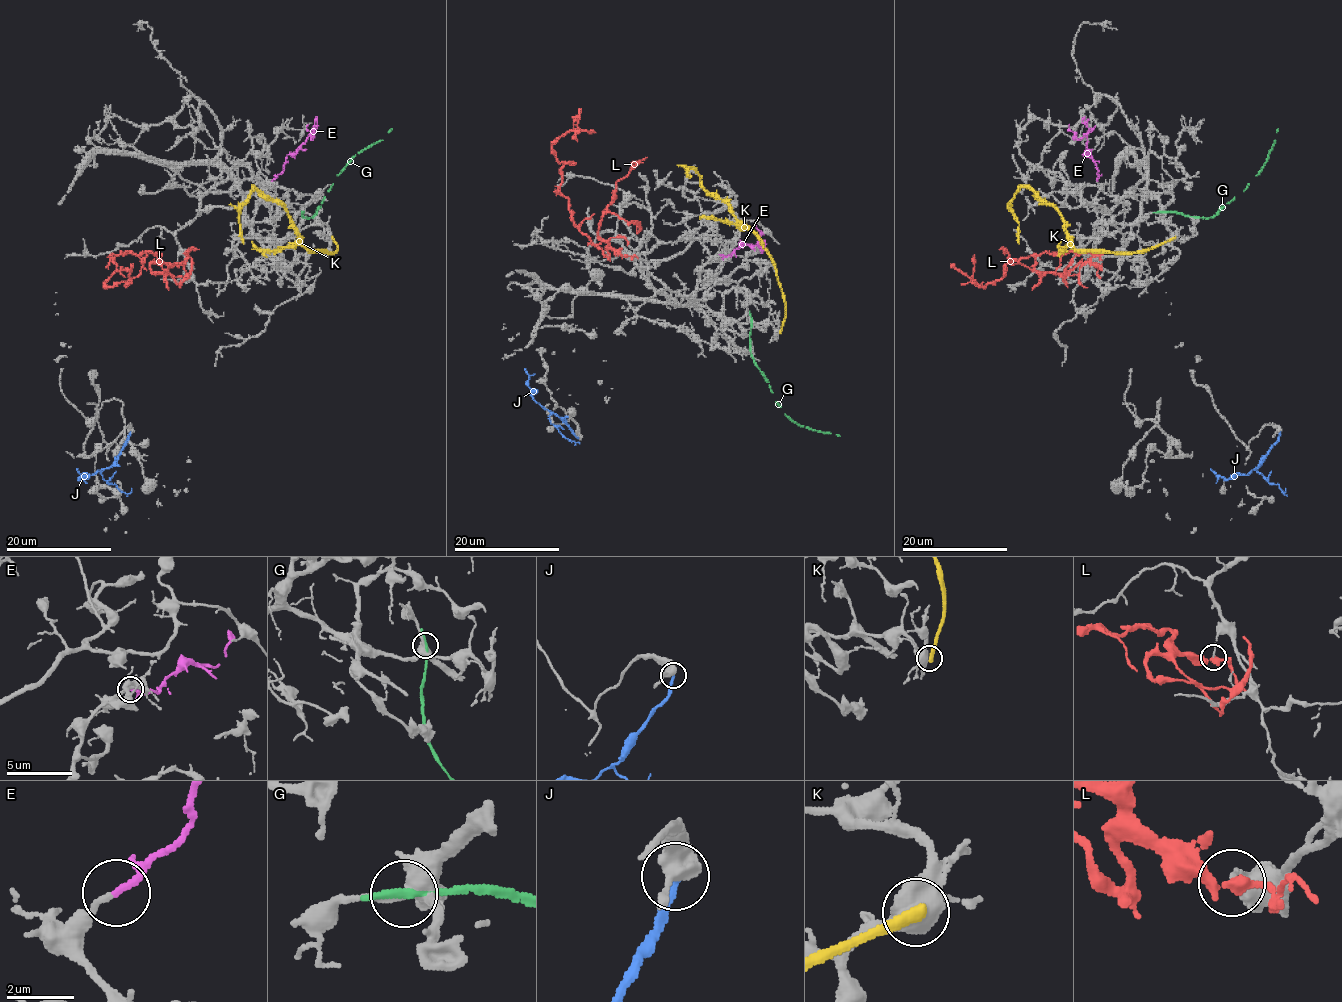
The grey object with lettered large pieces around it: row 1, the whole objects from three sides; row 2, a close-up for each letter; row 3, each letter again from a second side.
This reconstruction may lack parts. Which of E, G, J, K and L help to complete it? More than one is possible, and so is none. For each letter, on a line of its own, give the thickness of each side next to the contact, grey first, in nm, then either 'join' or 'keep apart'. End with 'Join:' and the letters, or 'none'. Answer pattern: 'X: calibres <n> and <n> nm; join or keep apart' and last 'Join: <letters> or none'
E: calibres 170 and 140 nm; join
G: calibres 360 and 200 nm; keep apart
J: calibres 500 and 180 nm; keep apart
K: calibres 440 and 400 nm; keep apart
L: calibres 80 and 340 nm; keep apart
Join: E

